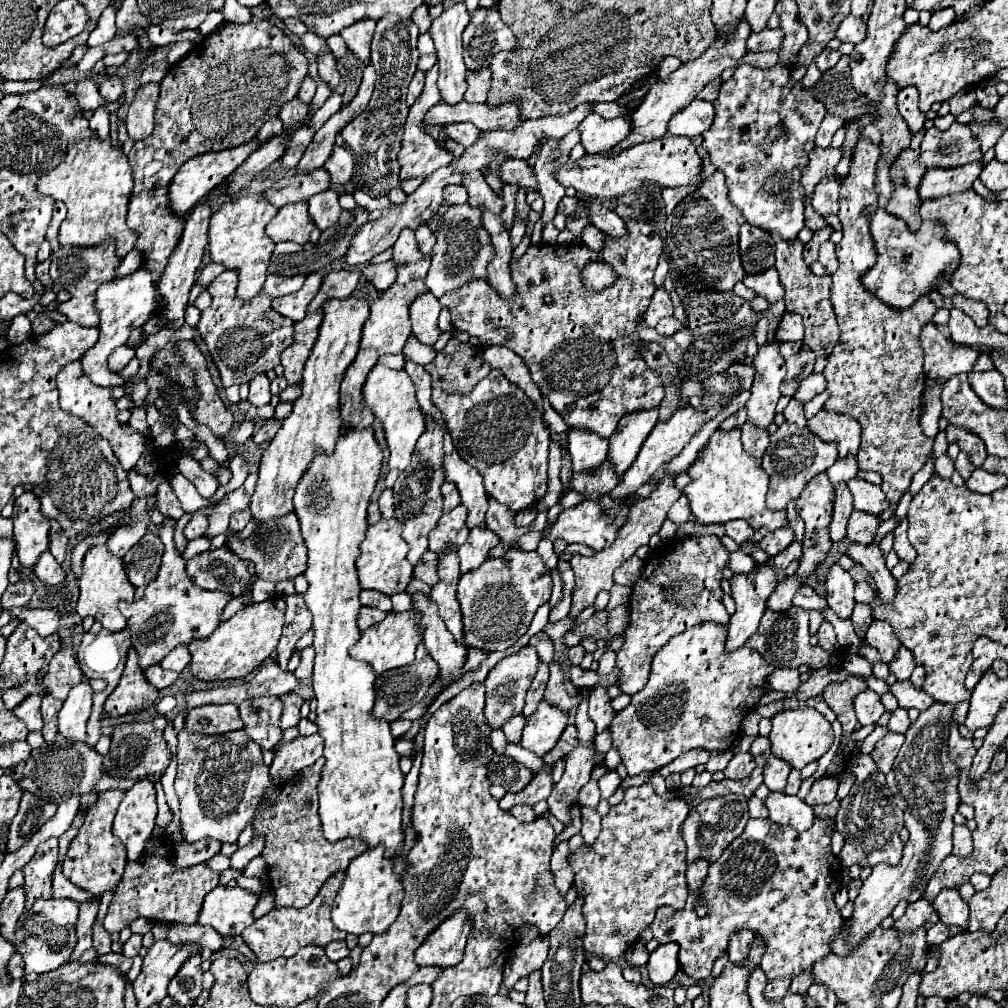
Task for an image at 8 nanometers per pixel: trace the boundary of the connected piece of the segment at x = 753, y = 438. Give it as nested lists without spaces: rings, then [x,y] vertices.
[[[745,423],[741,427],[741,441],[749,455],[761,459],[765,447],[769,445],[769,433],[767,433],[767,429],[759,429],[753,423]]]

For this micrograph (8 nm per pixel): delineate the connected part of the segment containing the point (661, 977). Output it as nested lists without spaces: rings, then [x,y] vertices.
[[[665,943],[659,945],[651,955],[647,963],[649,979],[653,985],[665,985],[669,983],[675,973],[679,971],[679,945],[675,943]]]

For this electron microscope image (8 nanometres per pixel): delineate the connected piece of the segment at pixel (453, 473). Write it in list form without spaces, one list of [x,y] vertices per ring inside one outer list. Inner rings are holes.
[[[445,433],[445,473],[447,481],[453,481],[459,487],[461,503],[469,511],[467,527],[485,527],[487,495],[483,487],[483,477],[477,469],[473,469],[455,453],[455,445],[451,443],[449,433]]]

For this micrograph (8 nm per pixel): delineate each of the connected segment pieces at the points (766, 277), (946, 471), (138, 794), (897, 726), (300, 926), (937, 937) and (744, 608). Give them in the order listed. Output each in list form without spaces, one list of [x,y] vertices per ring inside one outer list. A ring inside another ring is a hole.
[[[769,267],[767,271],[761,271],[759,275],[747,275],[743,281],[749,289],[753,289],[757,295],[769,299],[769,303],[775,303],[777,299],[783,299],[783,285],[779,283],[779,275],[775,267]]]
[[[943,453],[941,457],[935,459],[935,473],[939,477],[951,477],[953,471],[955,471],[955,467],[953,467],[953,461],[951,461],[951,457],[947,453]]]
[[[141,779],[125,793],[113,821],[113,835],[125,845],[129,861],[139,859],[143,853],[155,829],[155,817],[155,787],[149,779]]]
[[[895,709],[891,711],[891,717],[889,717],[889,723],[887,723],[887,729],[889,731],[895,731],[895,733],[905,733],[909,729],[911,721],[907,717],[907,711],[905,709]]]
[[[343,871],[335,873],[323,885],[323,891],[313,899],[311,905],[307,905],[303,909],[271,909],[267,915],[263,915],[251,927],[247,927],[241,933],[241,937],[251,947],[251,951],[257,955],[257,961],[267,963],[267,961],[273,961],[279,957],[293,957],[301,947],[307,947],[307,945],[325,947],[331,941],[345,939],[345,933],[339,931],[331,921],[331,905],[343,883],[343,875],[345,875]]]
[[[937,923],[937,925],[933,925],[929,931],[927,931],[927,943],[931,945],[931,947],[939,947],[947,937],[951,935],[951,927],[947,927],[945,923]]]
[[[757,563],[755,571],[733,575],[733,579],[731,579],[731,597],[735,599],[737,611],[735,611],[735,615],[731,615],[731,621],[729,621],[729,637],[727,637],[727,651],[729,653],[739,649],[741,645],[745,645],[745,641],[757,631],[759,621],[765,613],[765,603],[767,603],[771,591],[775,589],[775,585],[777,585],[777,573],[769,563],[763,563],[763,565]]]

